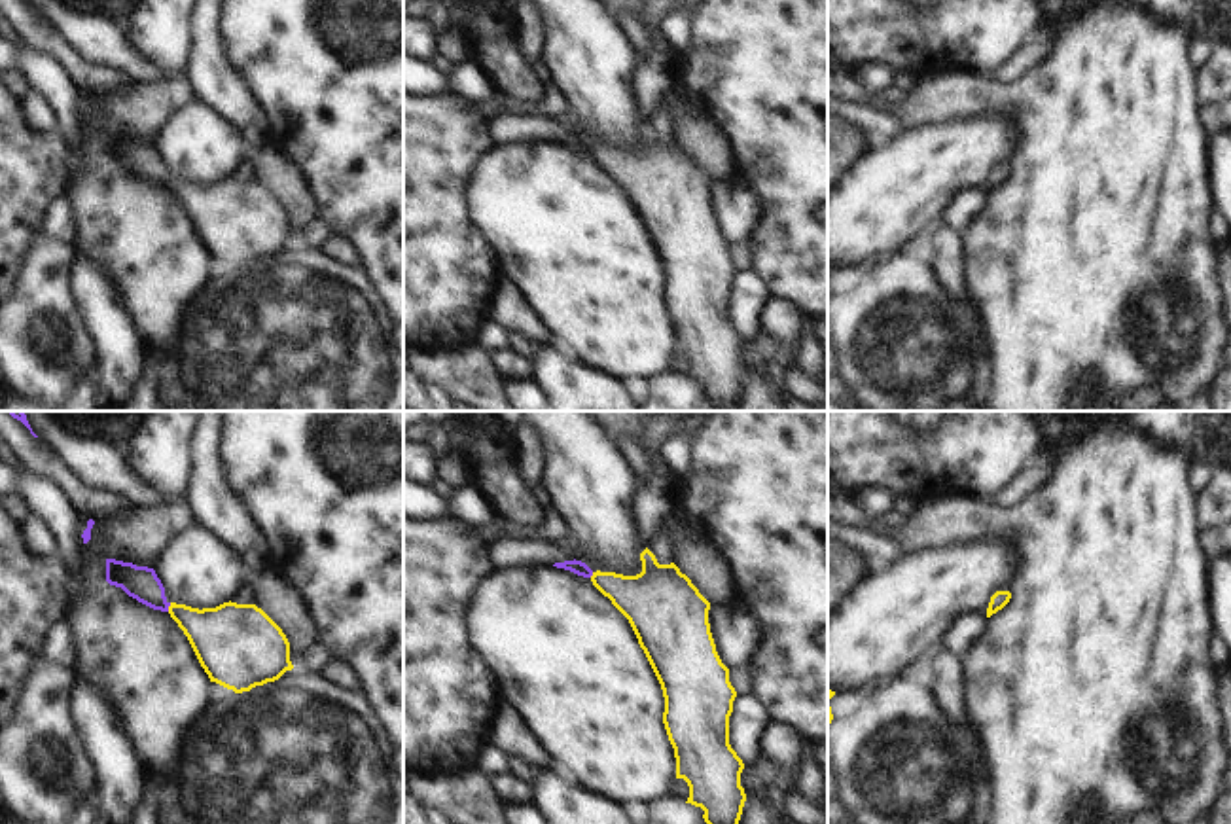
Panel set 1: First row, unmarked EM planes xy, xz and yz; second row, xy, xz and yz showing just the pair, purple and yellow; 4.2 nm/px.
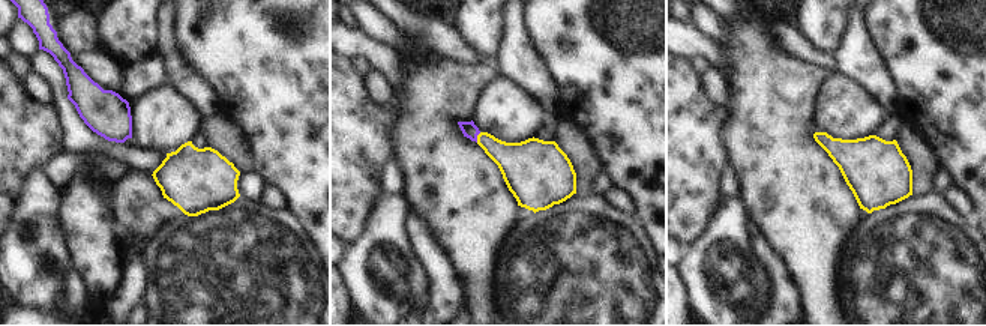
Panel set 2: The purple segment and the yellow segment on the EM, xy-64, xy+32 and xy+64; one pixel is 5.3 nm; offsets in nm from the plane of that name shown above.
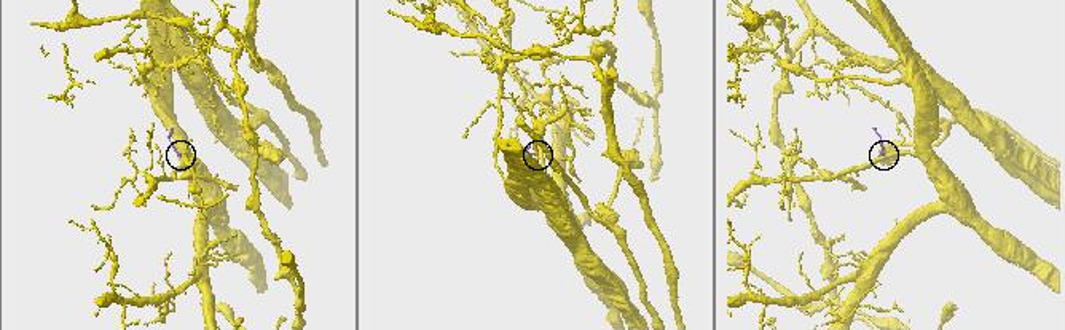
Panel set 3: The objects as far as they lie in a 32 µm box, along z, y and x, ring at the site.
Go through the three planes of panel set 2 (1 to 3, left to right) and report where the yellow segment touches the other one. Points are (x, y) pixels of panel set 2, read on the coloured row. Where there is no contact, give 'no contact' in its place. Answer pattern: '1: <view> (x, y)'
1: no contact
2: xy+32 (476, 137)
3: no contact

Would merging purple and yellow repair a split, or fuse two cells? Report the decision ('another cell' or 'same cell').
same cell

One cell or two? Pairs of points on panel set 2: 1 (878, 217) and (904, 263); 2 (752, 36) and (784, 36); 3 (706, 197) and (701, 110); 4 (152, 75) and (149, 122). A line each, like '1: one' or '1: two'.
1: one
2: two
3: one
4: two

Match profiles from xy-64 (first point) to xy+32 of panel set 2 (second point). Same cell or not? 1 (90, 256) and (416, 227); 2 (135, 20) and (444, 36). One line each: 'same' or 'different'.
1: same
2: different

